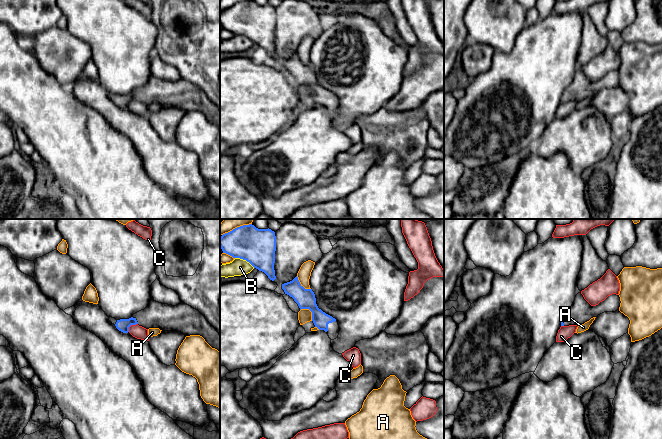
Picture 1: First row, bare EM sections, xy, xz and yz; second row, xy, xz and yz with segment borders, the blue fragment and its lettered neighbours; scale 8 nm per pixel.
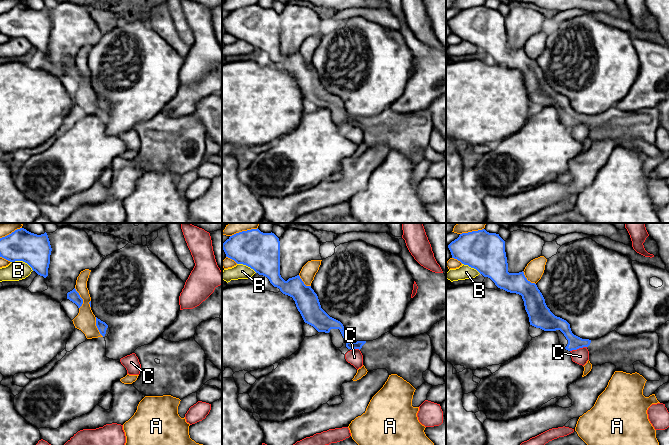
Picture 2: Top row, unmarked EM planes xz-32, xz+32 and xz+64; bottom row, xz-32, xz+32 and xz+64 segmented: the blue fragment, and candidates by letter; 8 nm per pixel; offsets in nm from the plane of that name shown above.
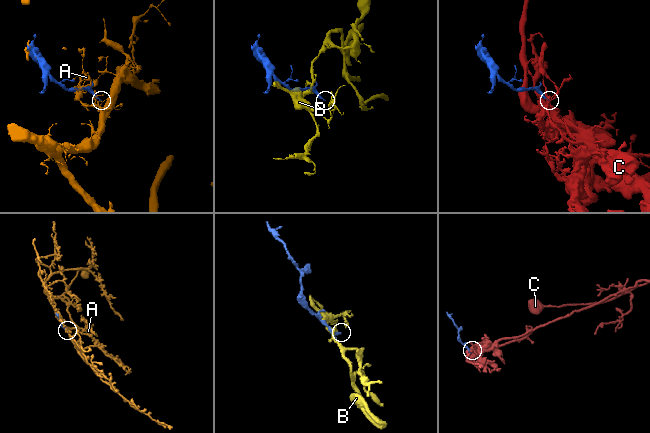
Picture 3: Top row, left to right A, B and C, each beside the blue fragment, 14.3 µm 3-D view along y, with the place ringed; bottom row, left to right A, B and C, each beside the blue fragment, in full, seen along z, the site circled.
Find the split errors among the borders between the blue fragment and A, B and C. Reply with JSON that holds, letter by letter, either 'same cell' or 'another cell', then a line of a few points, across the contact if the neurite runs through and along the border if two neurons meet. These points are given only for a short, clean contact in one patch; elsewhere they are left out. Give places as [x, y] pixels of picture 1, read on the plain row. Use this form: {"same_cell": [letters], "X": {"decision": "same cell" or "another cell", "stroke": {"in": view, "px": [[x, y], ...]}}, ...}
{"same_cell": [], "A": {"decision": "another cell"}, "B": {"decision": "another cell"}, "C": {"decision": "another cell", "stroke": {"in": "xy", "px": [[137, 99], [132, 100], [128, 107]]}}}

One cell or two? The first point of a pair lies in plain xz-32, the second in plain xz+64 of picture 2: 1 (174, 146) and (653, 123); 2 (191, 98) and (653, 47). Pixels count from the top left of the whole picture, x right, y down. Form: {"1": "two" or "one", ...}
{"1": "one", "2": "one"}

